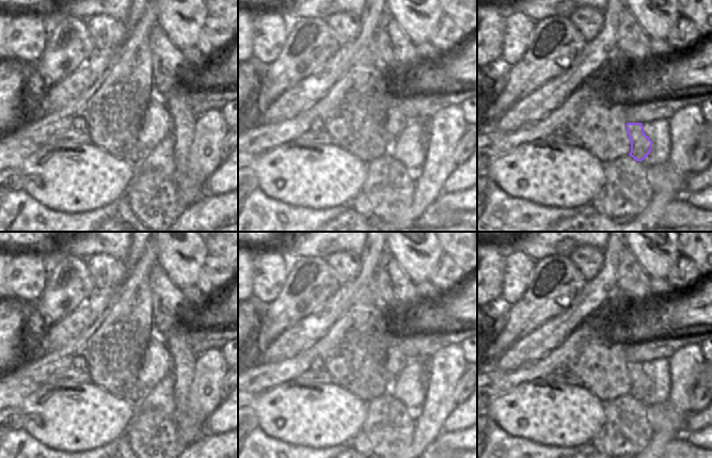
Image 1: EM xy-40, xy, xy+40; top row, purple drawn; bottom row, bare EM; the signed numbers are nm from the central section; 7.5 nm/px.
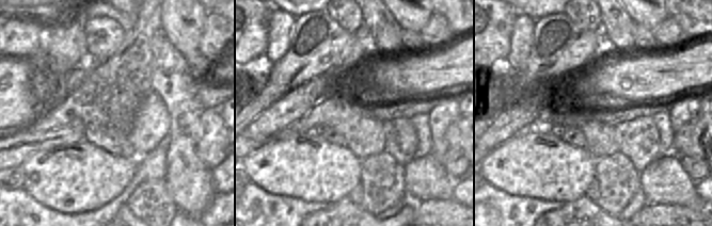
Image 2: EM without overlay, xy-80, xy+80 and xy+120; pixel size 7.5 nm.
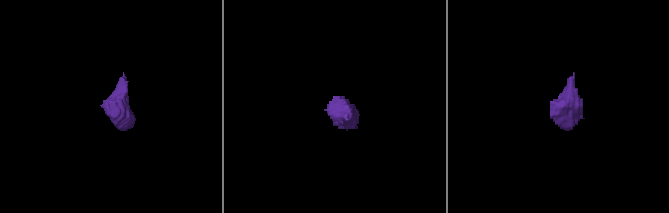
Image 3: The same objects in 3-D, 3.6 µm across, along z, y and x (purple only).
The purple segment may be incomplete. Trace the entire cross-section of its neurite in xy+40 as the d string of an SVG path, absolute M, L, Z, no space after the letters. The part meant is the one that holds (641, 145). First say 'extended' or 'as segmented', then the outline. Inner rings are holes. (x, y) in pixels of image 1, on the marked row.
as segmented; M627 123L627 130L631 141L630 156L636 161L643 161L652 149L652 141L644 132L642 123Z

